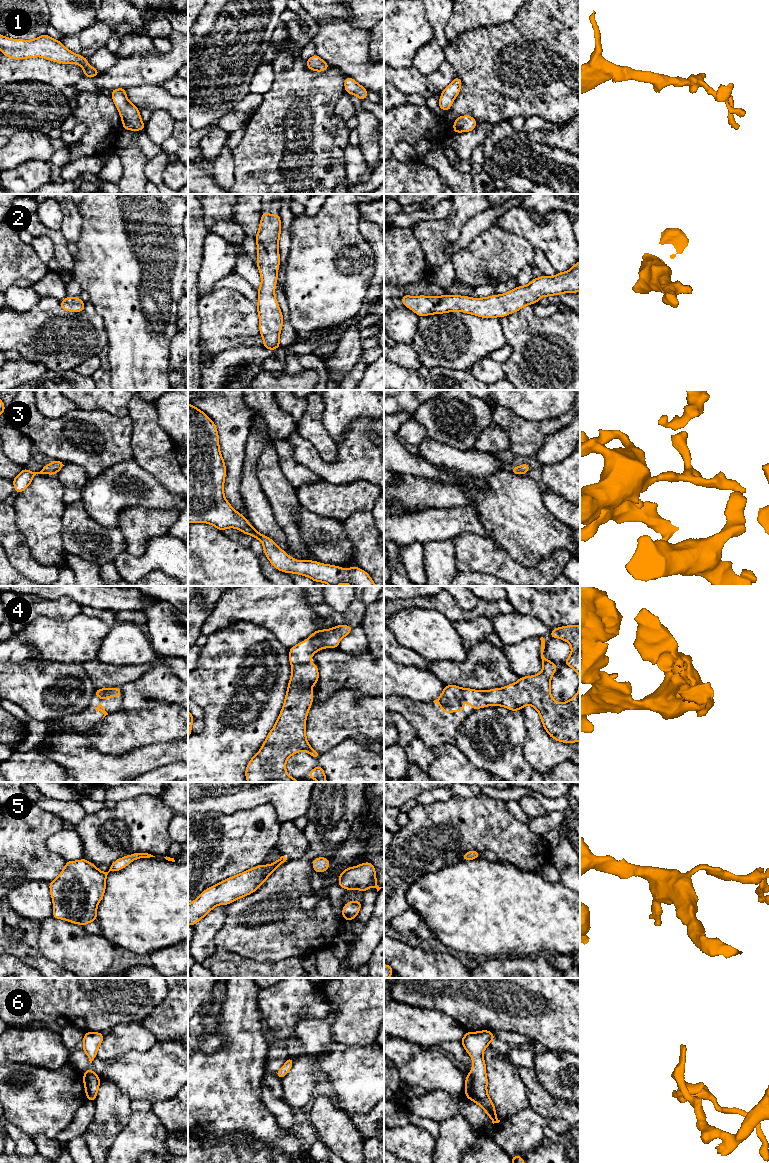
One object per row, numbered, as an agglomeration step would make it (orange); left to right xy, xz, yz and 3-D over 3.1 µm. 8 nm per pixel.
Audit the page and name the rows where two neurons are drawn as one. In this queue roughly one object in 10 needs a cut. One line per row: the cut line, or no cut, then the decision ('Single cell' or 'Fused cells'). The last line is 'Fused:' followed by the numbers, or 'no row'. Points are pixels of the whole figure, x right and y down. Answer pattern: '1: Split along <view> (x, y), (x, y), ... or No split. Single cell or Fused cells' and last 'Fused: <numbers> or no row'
1: No split. Single cell
2: No split. Single cell
3: No split. Single cell
4: No split. Single cell
5: No split. Single cell
6: No split. Single cell
Fused: no row

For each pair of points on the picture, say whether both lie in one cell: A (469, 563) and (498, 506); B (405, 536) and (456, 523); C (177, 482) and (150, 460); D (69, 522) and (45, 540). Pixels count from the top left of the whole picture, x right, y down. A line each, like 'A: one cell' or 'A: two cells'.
A: two cells
B: one cell
C: one cell
D: two cells

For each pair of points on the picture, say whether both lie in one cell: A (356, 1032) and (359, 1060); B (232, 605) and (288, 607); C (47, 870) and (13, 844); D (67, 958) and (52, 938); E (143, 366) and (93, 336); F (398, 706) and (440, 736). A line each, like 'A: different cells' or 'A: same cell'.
A: different cells
B: same cell
C: same cell
D: same cell
E: different cells
F: same cell

